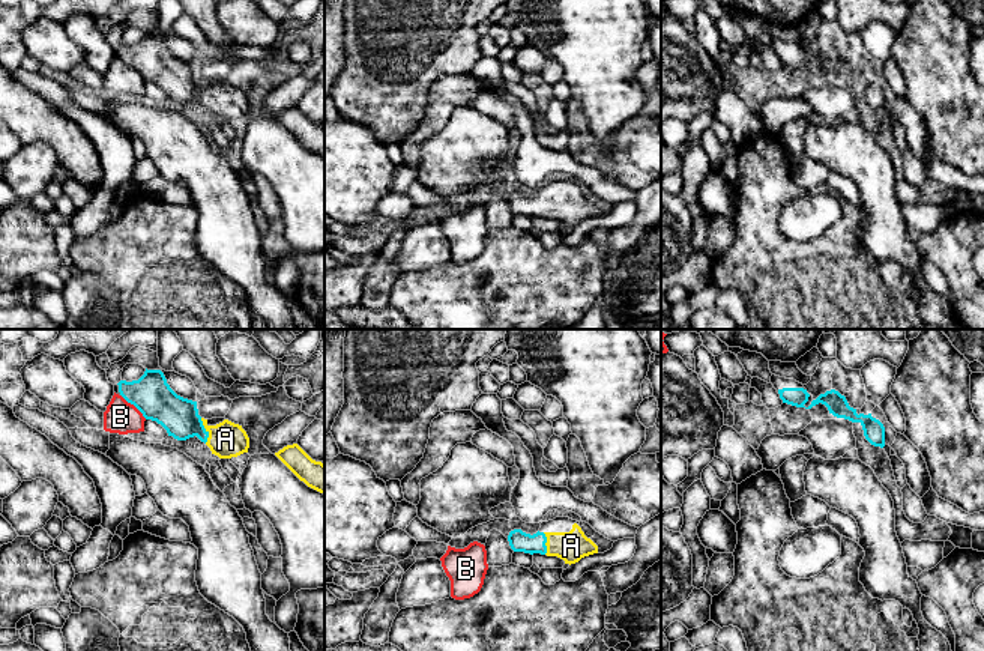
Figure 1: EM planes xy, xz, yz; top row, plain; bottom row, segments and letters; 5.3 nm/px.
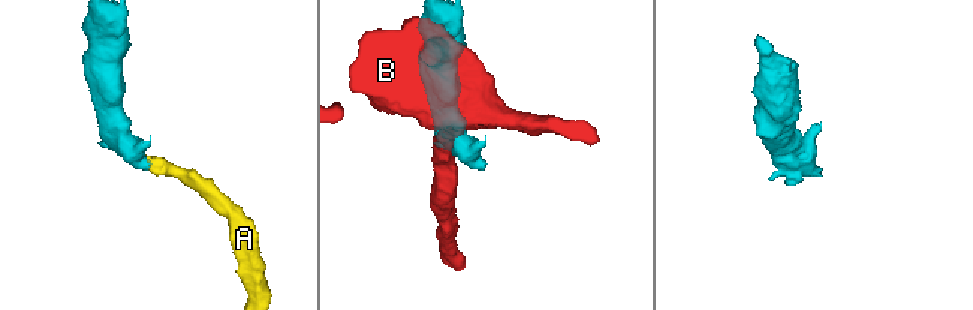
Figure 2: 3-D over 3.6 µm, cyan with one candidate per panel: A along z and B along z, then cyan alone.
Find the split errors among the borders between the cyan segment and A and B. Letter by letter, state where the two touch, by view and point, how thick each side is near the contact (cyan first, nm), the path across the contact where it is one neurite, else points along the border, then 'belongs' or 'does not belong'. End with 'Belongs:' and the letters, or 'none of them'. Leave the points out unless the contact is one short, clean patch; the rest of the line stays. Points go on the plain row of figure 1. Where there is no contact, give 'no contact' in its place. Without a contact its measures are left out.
A: meets cyan in xy at (205, 93); 200 nm thick on the cyan side, 190 nm on the other; runs through xy (179, 80), (185, 86), (205, 93), (226, 102); belongs
B: meets cyan in xy at (134, 68); 220 nm thick on the cyan side, 180 nm on the other; does not belong
Belongs: A

